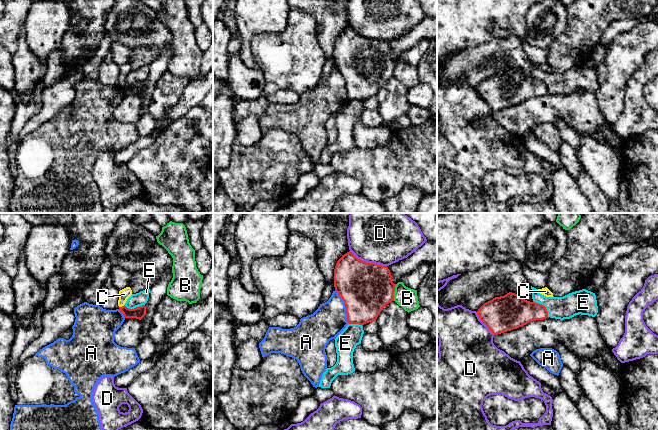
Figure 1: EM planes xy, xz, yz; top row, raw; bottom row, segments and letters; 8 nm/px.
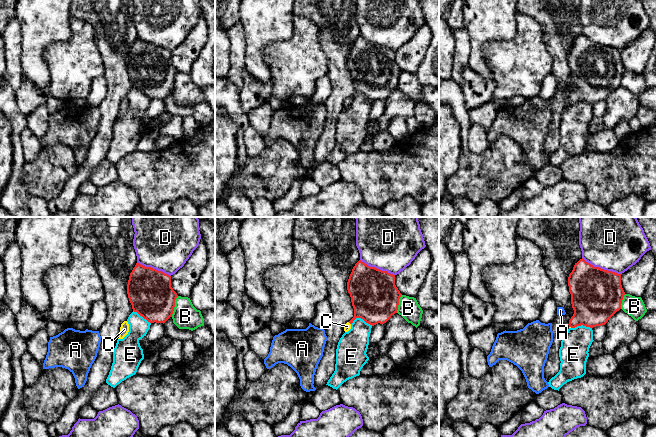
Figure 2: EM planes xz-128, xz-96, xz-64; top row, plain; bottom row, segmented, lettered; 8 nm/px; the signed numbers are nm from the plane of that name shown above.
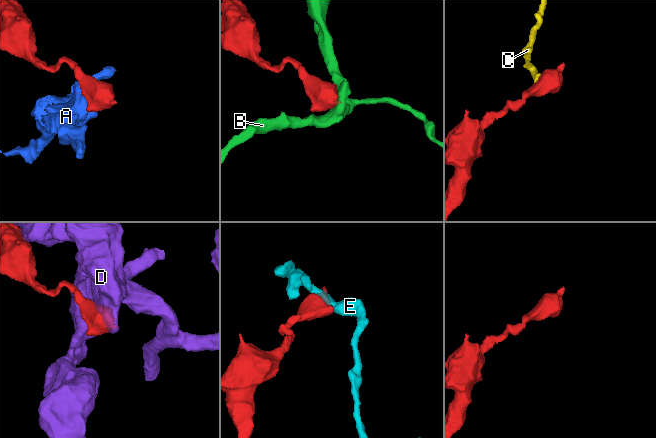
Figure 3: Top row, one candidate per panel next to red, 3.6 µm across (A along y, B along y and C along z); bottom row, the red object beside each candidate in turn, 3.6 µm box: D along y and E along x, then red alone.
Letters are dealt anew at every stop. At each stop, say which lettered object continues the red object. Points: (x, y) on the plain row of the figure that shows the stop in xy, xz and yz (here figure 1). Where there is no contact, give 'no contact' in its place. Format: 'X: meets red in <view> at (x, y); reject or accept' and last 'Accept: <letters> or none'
A: meets red in xz at (345, 82); reject
B: meets red in xz at (394, 67); reject
C: meets red in xy at (122, 82); accept
D: meets red in xz at (368, 39); reject
E: meets red in yz at (544, 82); reject
Accept: C

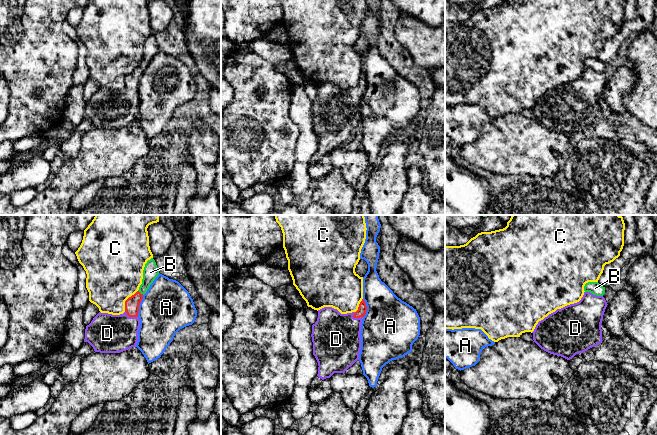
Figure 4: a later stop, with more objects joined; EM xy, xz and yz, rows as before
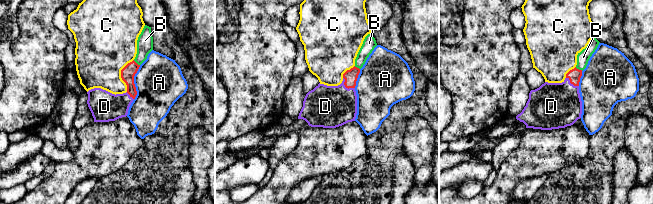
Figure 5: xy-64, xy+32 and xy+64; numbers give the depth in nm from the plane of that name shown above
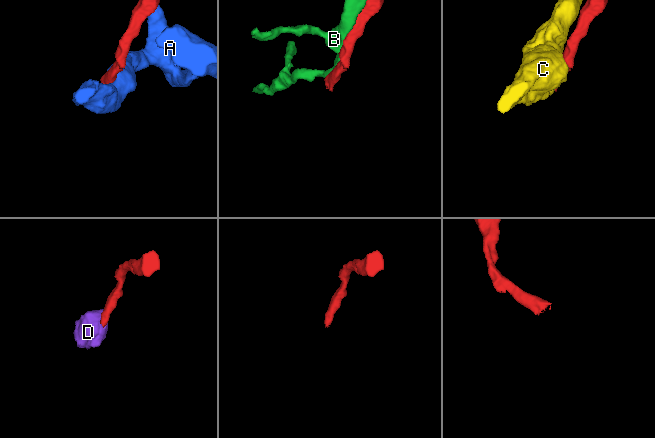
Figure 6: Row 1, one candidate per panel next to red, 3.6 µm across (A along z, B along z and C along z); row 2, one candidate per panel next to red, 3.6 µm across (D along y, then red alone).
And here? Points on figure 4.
A: meets red in xy at (138, 82); reject
B: meets red in xy at (140, 69); reject
C: meets red in xy at (126, 76); reject
D: meets red in xz at (357, 93); accept
Accept: D

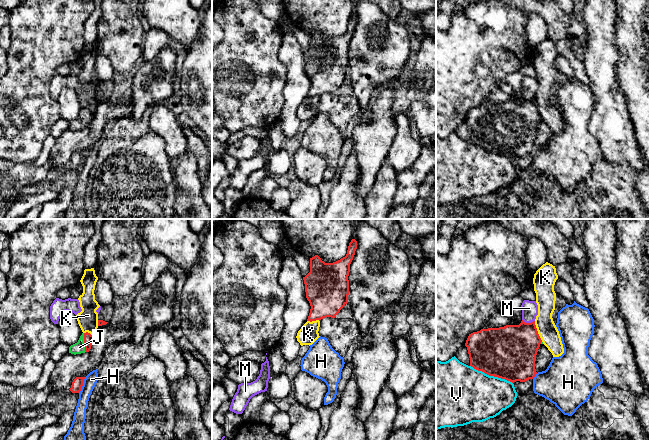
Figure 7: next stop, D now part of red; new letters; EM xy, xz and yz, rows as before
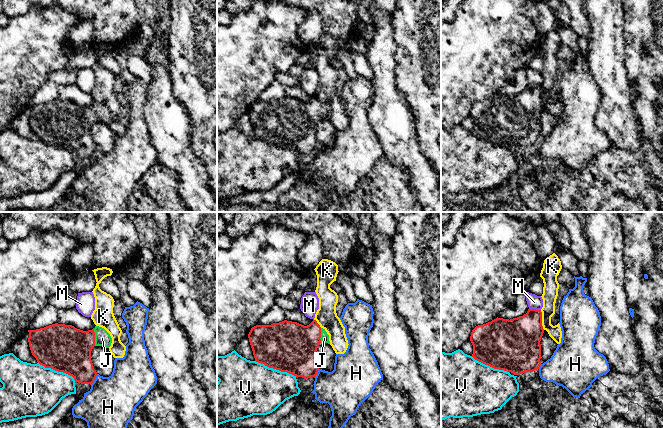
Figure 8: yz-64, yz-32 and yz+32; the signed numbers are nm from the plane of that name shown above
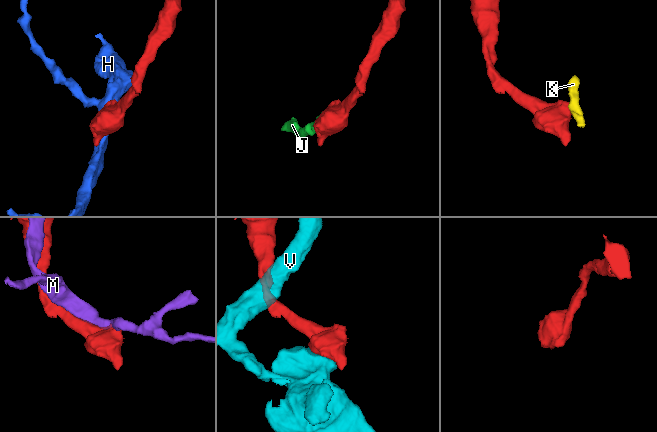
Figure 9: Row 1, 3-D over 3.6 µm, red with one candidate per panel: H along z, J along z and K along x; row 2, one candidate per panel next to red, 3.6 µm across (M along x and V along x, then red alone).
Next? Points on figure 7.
H: meets red in xy at (82, 161); reject
J: meets red in xy at (84, 118); accept
K: meets red in yz at (537, 107); reject
M: meets red in yz at (528, 99); reject
V: meets red in yz at (491, 151); reject
Accept: J

